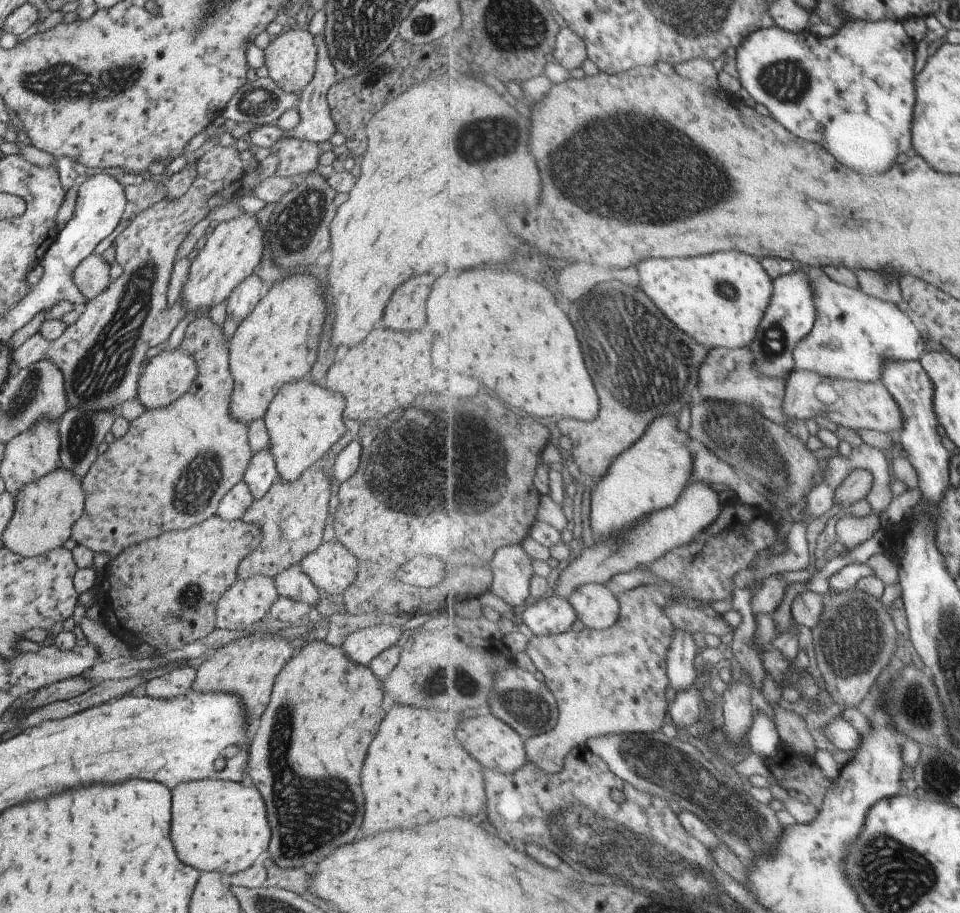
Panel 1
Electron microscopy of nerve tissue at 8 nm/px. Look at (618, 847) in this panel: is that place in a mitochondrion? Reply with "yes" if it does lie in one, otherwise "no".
yes

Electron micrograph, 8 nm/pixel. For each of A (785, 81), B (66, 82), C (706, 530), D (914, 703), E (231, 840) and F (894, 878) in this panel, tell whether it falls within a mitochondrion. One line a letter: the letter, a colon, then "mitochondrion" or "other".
A: mitochondrion
B: mitochondrion
C: other
D: mitochondrion
E: other
F: mitochondrion

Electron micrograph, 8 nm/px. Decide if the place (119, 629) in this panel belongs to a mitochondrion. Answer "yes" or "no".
no

